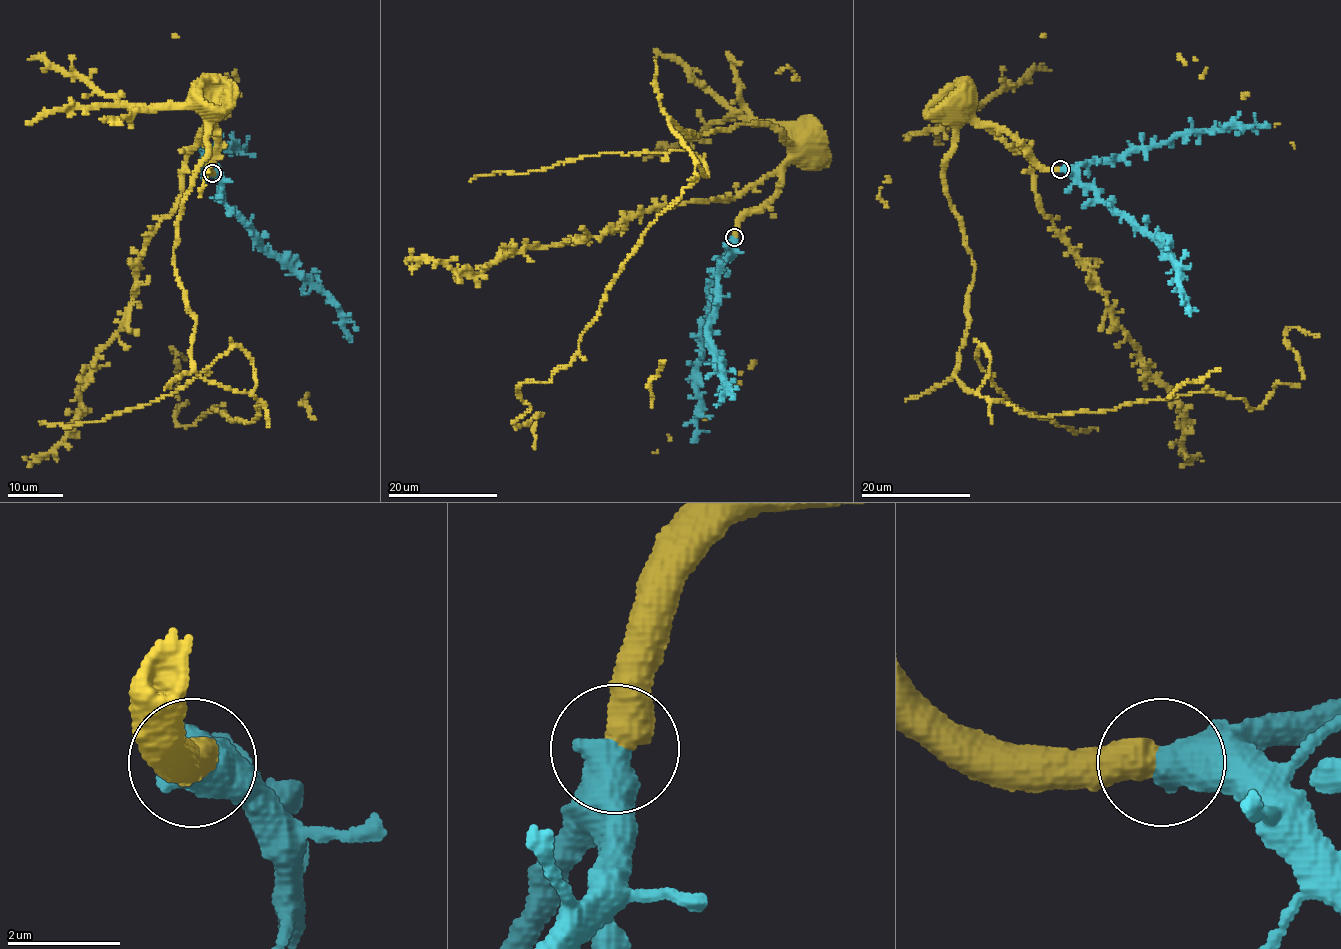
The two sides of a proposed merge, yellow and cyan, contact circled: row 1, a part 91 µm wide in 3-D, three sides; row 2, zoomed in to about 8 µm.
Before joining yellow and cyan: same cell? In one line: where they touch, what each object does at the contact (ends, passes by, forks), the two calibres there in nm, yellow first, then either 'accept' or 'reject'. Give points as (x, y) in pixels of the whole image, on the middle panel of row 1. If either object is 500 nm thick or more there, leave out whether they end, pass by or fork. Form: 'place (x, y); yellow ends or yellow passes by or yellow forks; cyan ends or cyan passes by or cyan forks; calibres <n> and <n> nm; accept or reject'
place (734, 237); calibres 600 and 650 nm; accept

